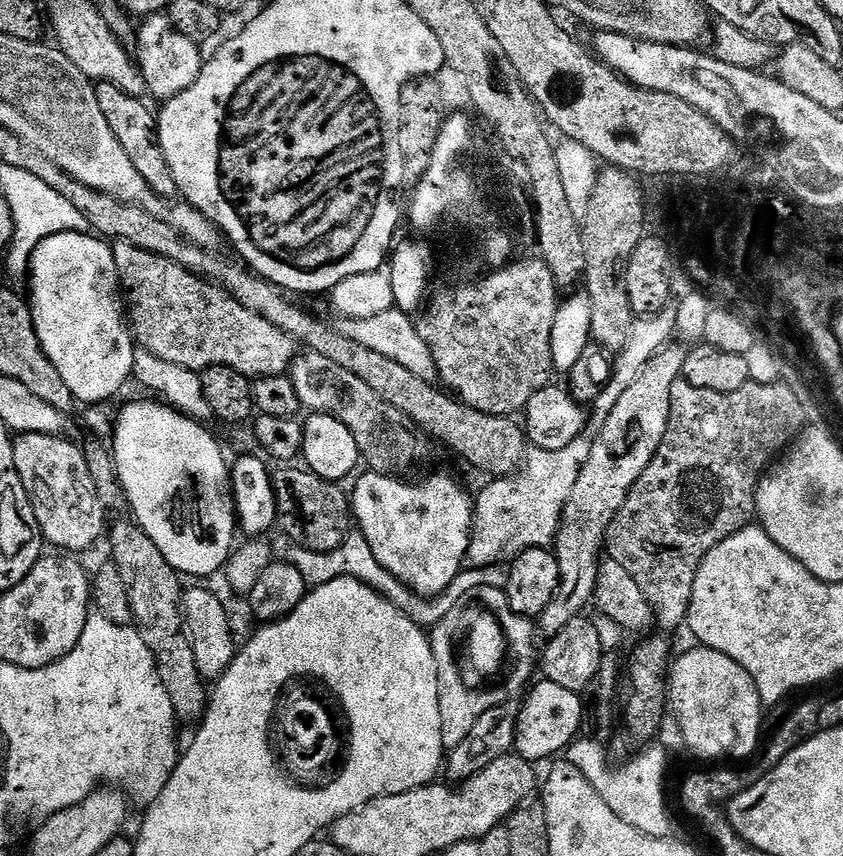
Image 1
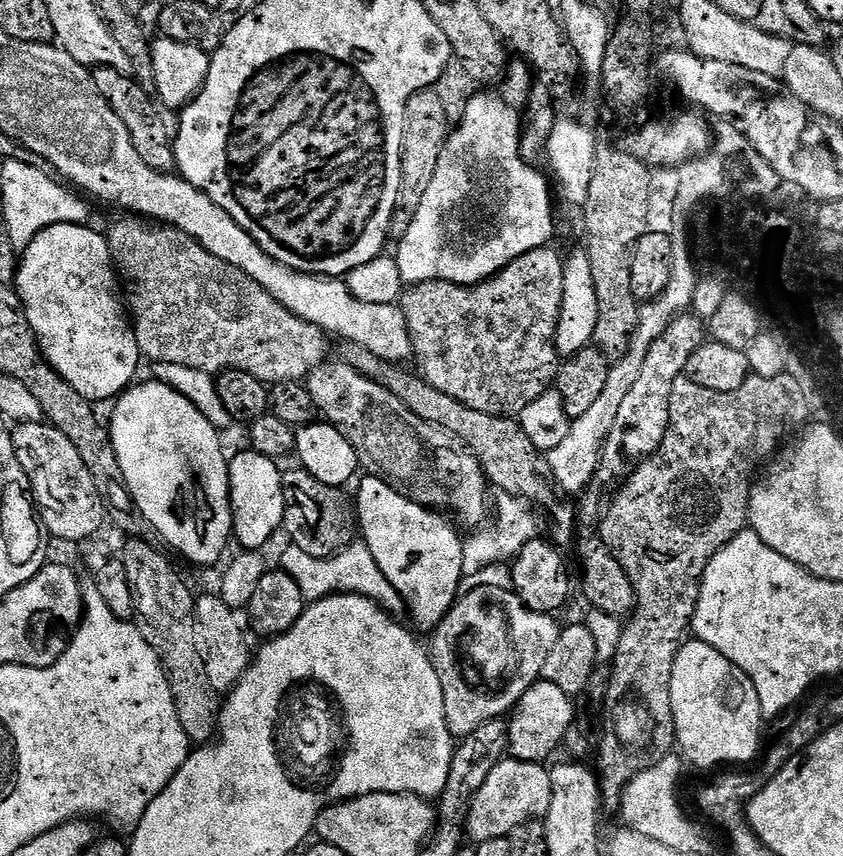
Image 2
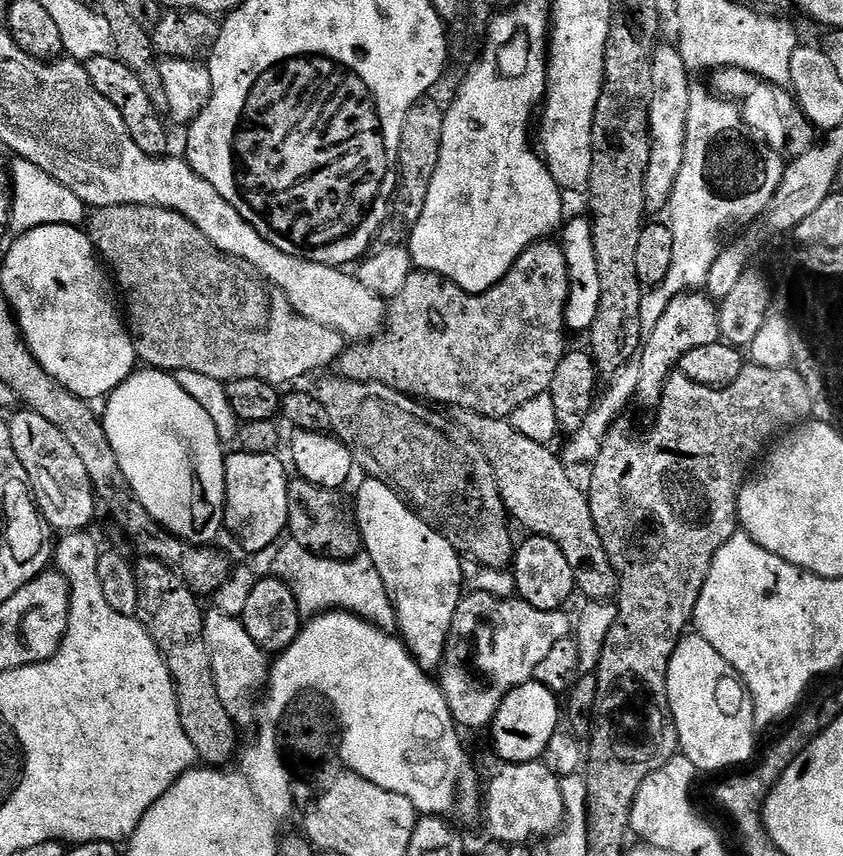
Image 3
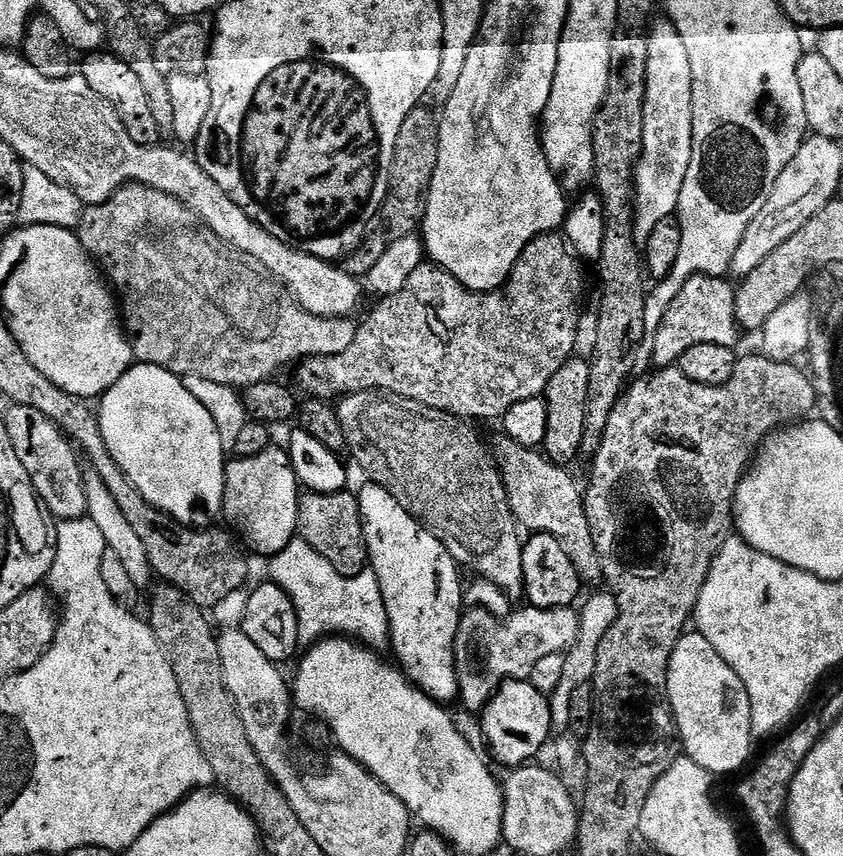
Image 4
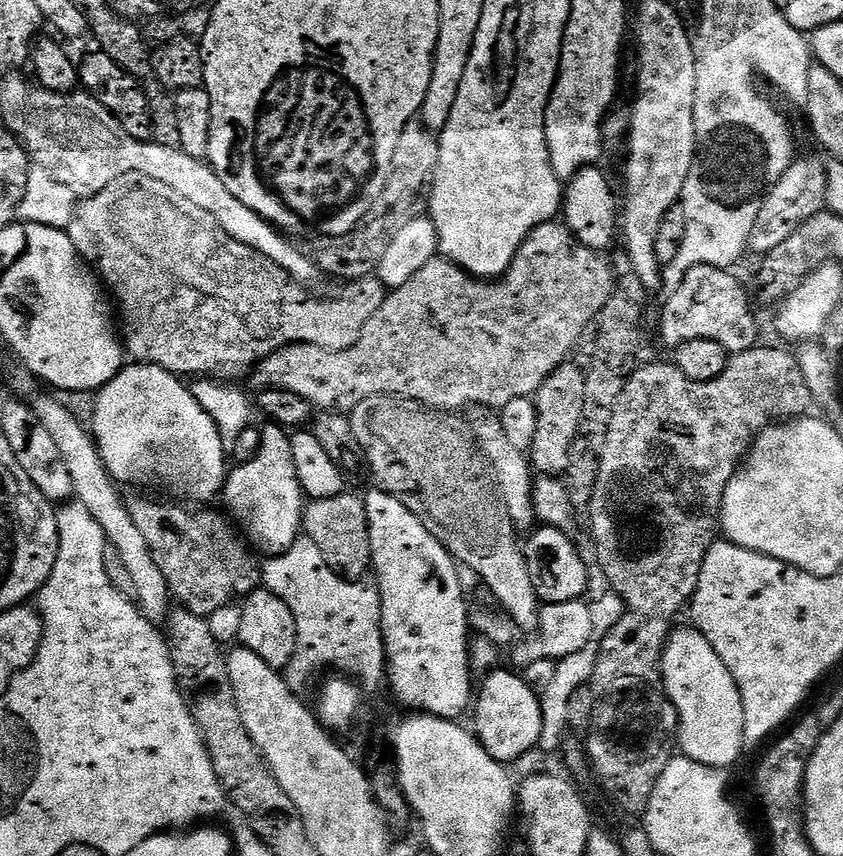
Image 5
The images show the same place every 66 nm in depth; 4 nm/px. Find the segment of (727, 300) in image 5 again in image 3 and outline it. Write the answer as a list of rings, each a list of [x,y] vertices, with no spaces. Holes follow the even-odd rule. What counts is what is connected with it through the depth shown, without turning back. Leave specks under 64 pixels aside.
[[[689,290],[676,296],[666,306],[666,314],[658,318],[658,326],[643,337],[638,353],[640,373],[634,376],[634,400],[638,405],[655,410],[664,393],[664,382],[673,375],[681,358],[698,346],[710,346],[720,340],[720,314],[711,296],[700,290]]]

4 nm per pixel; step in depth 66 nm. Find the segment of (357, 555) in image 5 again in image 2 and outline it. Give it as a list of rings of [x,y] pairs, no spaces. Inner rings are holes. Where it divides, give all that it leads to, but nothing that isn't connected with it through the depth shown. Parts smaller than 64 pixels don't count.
[[[311,472],[283,473],[285,514],[283,531],[288,531],[291,543],[298,550],[306,550],[314,558],[330,558],[349,548],[358,536],[358,517],[353,501],[343,487],[327,484],[314,478]]]

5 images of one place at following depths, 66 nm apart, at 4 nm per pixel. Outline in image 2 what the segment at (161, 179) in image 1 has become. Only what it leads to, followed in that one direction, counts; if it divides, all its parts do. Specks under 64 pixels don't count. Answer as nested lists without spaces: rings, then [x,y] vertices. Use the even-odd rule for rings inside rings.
[[[113,68],[95,69],[92,72],[92,81],[98,94],[102,94],[102,98],[106,98],[106,102],[112,107],[114,114],[122,118],[122,126],[126,126],[130,134],[130,142],[134,142],[134,150],[138,150],[138,158],[142,158],[142,162],[146,162],[150,170],[175,173],[177,167],[174,136],[170,128],[168,132],[168,124],[164,121],[165,113],[161,111],[150,93],[135,78]]]

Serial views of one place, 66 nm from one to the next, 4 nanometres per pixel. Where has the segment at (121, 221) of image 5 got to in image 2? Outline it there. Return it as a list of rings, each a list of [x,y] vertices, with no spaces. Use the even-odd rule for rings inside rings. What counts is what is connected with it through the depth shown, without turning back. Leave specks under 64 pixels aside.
[[[144,218],[124,219],[128,220],[120,220],[112,229],[107,229],[106,239],[108,249],[112,255],[112,263],[118,273],[119,283],[122,285],[123,295],[126,297],[127,307],[130,309],[130,323],[136,334],[140,355],[145,361],[152,360],[151,362],[156,364],[190,366],[194,370],[202,370],[213,374],[227,372],[229,368],[237,368],[239,372],[254,374],[254,378],[263,380],[265,384],[271,386],[281,384],[287,380],[303,381],[319,364],[323,364],[329,359],[328,343],[330,343],[330,340],[326,333],[318,326],[314,326],[310,322],[298,318],[292,312],[285,310],[261,284],[253,282],[242,270],[214,258],[199,242],[191,240],[189,236],[176,228],[161,226],[159,223],[149,222]]]

